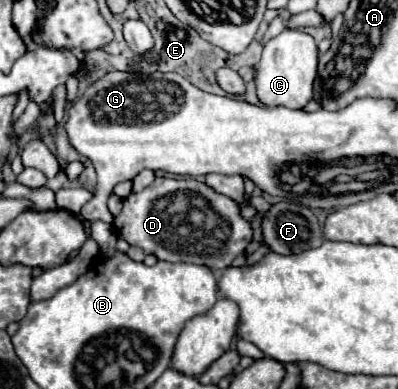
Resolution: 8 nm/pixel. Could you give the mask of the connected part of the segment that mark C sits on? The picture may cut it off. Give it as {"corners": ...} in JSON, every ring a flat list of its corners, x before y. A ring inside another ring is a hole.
{"corners":[[283,30,279,36,271,38,265,48,261,62,257,64,257,96,261,104,285,106,285,108,305,108,313,98,313,82,317,76,317,44,307,32]]}

